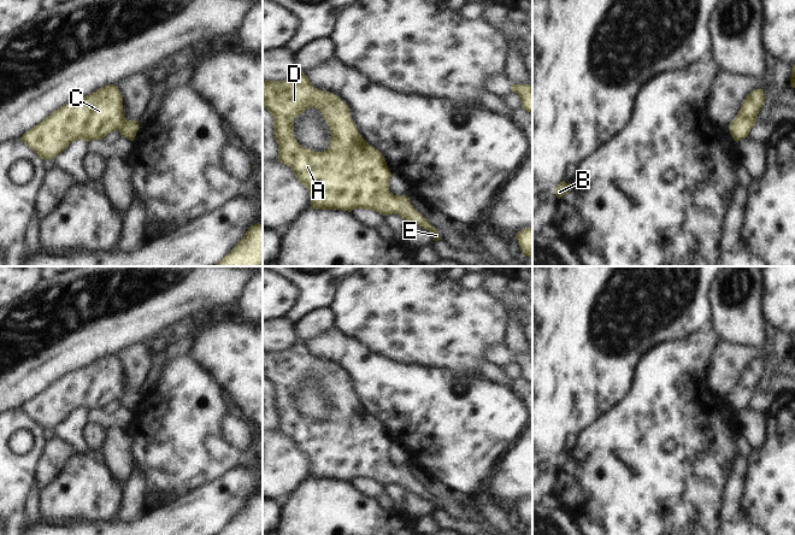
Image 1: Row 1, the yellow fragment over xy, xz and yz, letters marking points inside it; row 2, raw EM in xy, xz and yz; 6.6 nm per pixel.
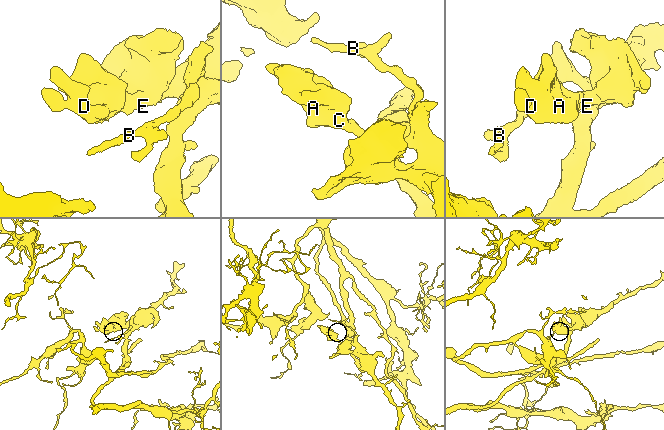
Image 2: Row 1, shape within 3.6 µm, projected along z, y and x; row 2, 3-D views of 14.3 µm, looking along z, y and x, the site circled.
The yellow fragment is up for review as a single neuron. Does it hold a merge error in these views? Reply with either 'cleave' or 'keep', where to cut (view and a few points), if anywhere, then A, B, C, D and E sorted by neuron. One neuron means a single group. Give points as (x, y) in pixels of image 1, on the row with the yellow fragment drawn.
keep | no cut | A B C D E

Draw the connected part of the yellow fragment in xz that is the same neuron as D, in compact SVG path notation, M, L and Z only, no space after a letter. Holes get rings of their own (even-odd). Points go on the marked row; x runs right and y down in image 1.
M298 70L287 80L263 80L263 106L273 118L278 161L289 166L298 181L308 189L311 208L348 212L364 208L383 216L399 213L405 221L429 230L434 241L442 240L436 228L412 207L410 196L391 194L389 189L391 174L384 157L361 137L348 106L336 94L314 88L307 76ZM311 107L322 112L330 129L330 146L324 152L307 149L294 137L294 118Z

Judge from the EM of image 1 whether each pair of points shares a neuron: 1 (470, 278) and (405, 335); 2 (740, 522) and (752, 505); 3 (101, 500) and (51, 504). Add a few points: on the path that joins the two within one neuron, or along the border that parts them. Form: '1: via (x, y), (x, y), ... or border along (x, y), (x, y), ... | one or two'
1: border along (455, 281), (461, 289), (476, 289), (481, 286) | two
2: border along (741, 515), (752, 522) | two
3: via (89, 500), (63, 500) | one

